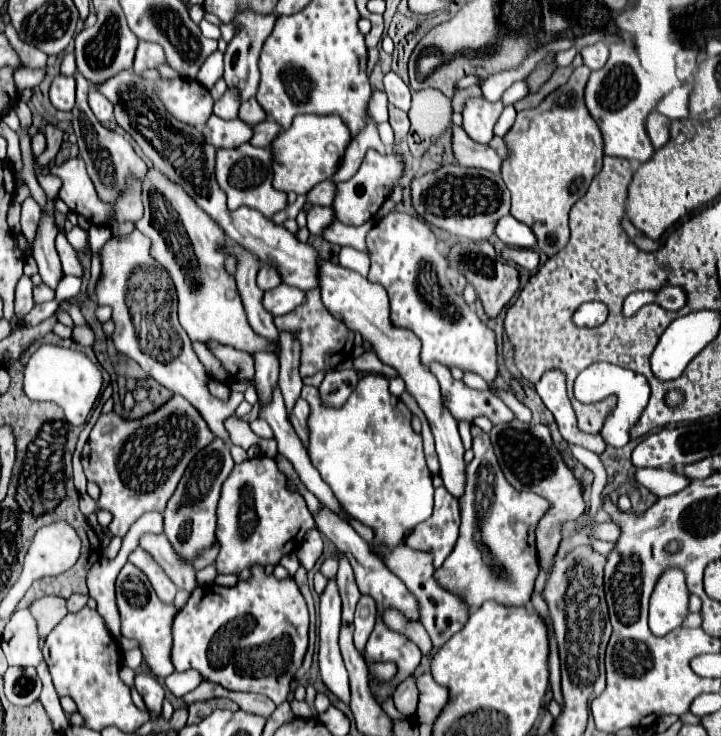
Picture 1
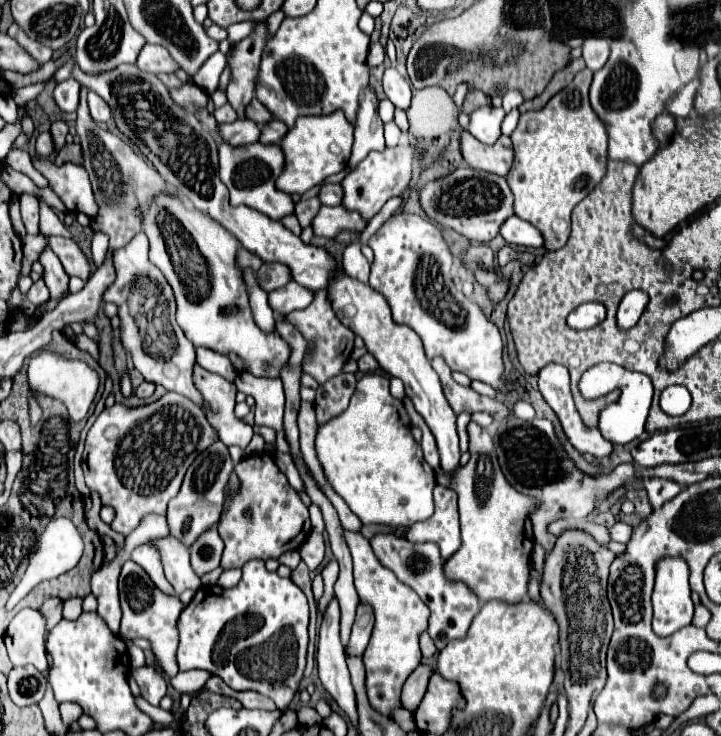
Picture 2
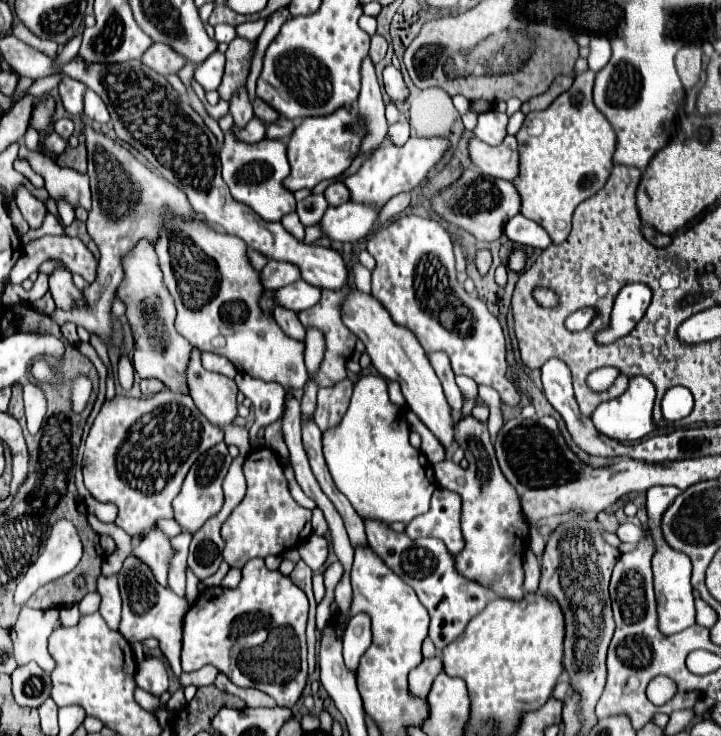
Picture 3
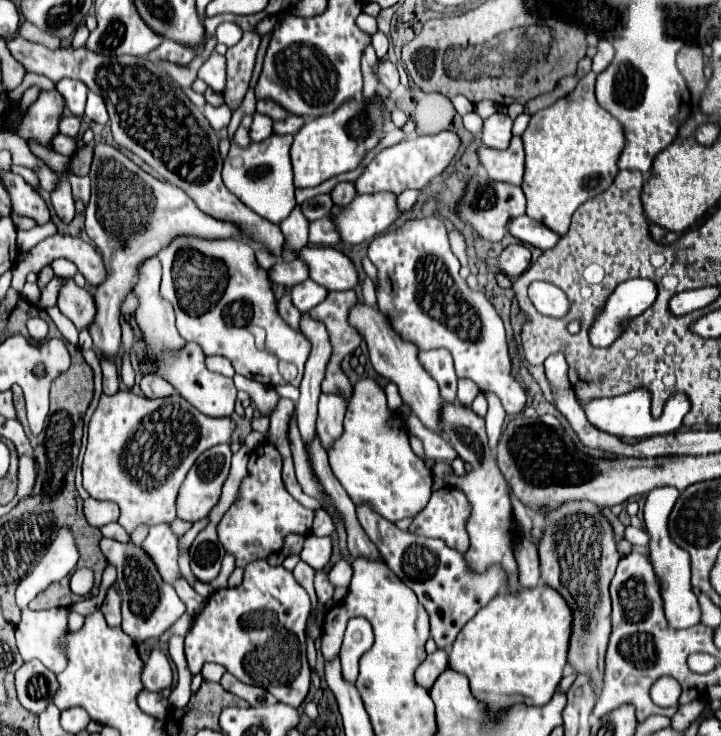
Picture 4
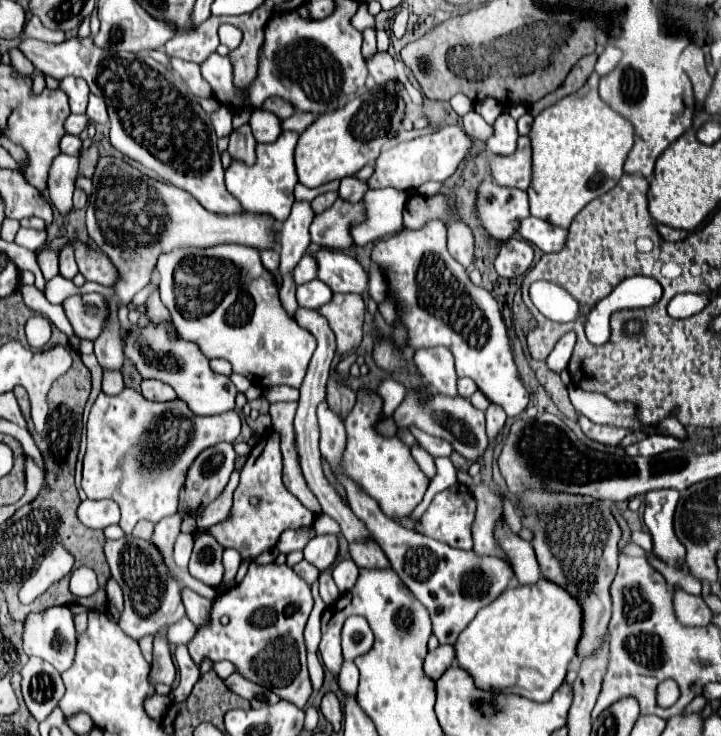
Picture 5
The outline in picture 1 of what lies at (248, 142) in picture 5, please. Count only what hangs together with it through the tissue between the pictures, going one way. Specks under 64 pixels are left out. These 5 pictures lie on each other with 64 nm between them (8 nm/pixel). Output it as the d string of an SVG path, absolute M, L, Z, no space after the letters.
M238 10L234 14L232 24L236 26L236 34L228 42L228 48L224 52L224 80L226 80L228 86L240 88L240 98L242 100L248 100L256 94L258 80L260 80L256 60L260 56L260 48L264 44L264 38L274 28L274 22L276 22L276 14L258 14L258 12L252 12L252 10Z

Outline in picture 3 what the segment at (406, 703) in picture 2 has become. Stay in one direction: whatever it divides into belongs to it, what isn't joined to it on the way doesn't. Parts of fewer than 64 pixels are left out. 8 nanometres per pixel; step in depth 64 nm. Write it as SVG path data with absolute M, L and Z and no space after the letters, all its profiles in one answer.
M440 656L426 658L422 664L418 664L410 676L408 676L408 692L414 698L426 698L428 688L432 686L432 680L442 672L440 668Z

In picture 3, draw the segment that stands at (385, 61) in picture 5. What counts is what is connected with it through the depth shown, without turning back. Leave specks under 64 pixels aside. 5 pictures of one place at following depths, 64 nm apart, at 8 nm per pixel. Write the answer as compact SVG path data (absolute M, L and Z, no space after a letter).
M392 64L384 68L384 88L392 102L404 102L408 98L408 86L404 86L402 74Z

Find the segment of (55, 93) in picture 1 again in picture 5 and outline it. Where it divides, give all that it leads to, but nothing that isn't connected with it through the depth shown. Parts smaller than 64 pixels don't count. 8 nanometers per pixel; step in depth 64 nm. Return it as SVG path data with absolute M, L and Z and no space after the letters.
M64 78L60 80L60 90L66 92L68 100L70 100L70 112L72 114L84 114L86 112L86 104L88 104L88 84L80 78Z

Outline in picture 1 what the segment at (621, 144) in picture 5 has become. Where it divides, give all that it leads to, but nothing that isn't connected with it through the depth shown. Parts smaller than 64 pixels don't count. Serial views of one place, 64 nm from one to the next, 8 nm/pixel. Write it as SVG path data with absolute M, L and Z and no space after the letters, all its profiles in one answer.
M578 66L570 80L556 88L552 94L548 94L536 108L522 110L516 116L514 126L504 134L504 144L508 148L508 156L502 162L502 178L512 194L512 208L510 214L532 228L538 240L538 250L546 256L554 256L568 244L570 230L568 230L568 212L572 204L582 198L590 186L590 180L600 172L602 168L602 136L598 132L598 124L588 116L588 110L584 106L584 84L588 82L590 68Z

